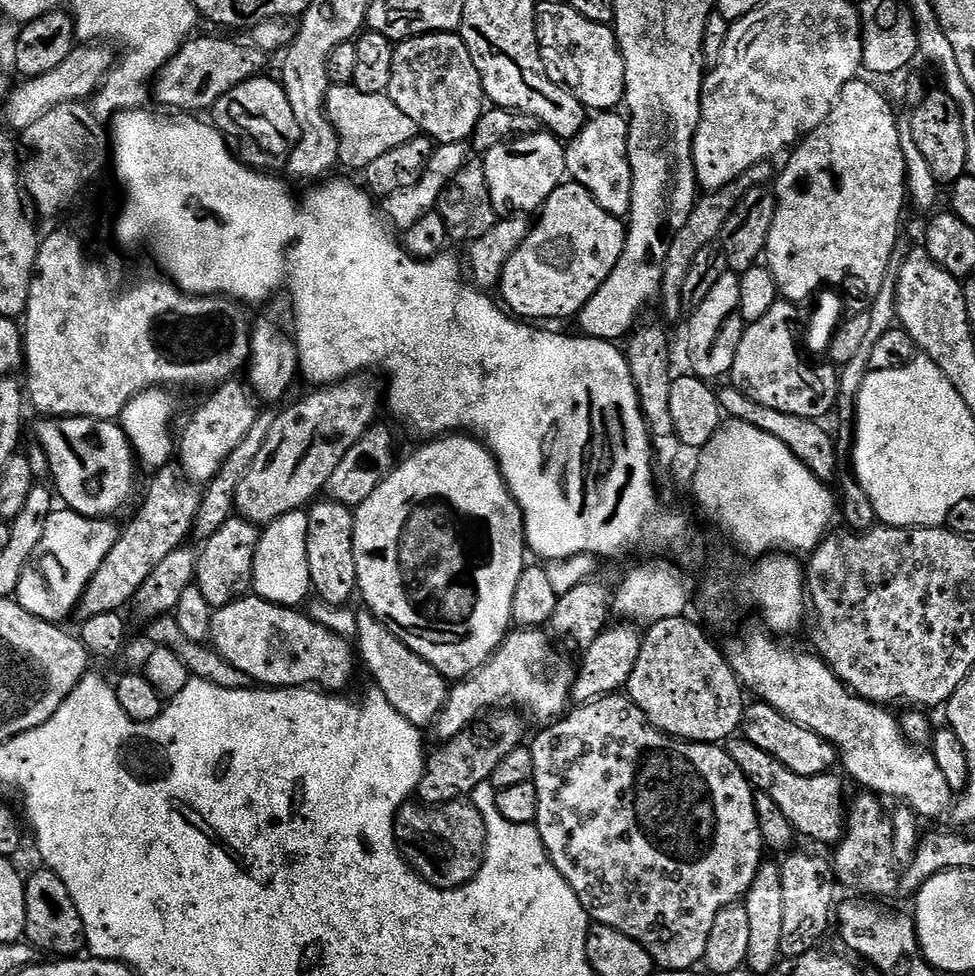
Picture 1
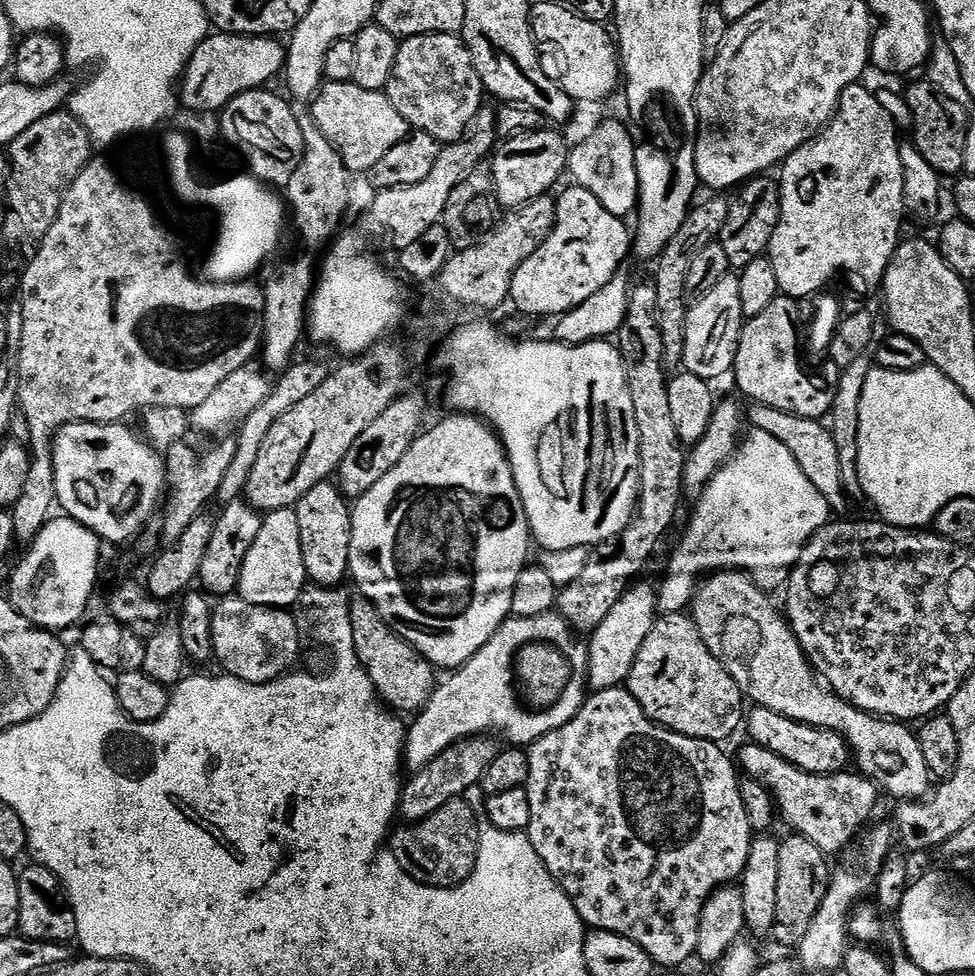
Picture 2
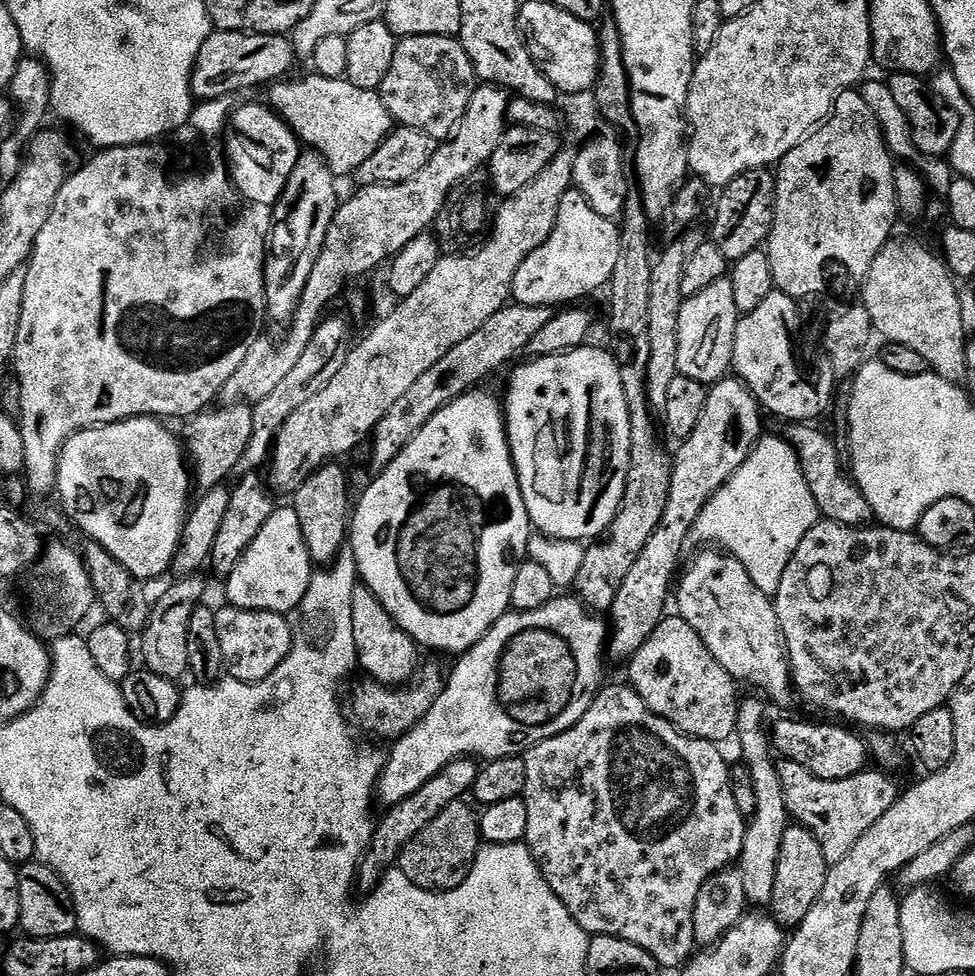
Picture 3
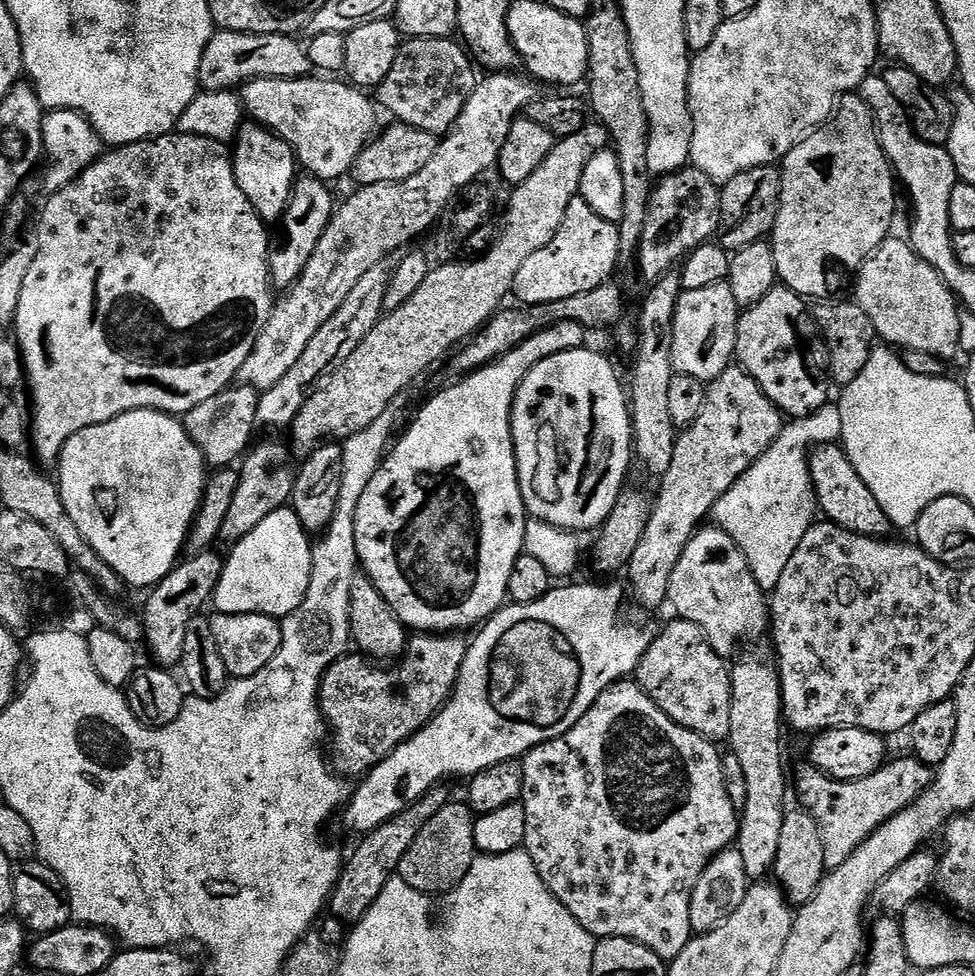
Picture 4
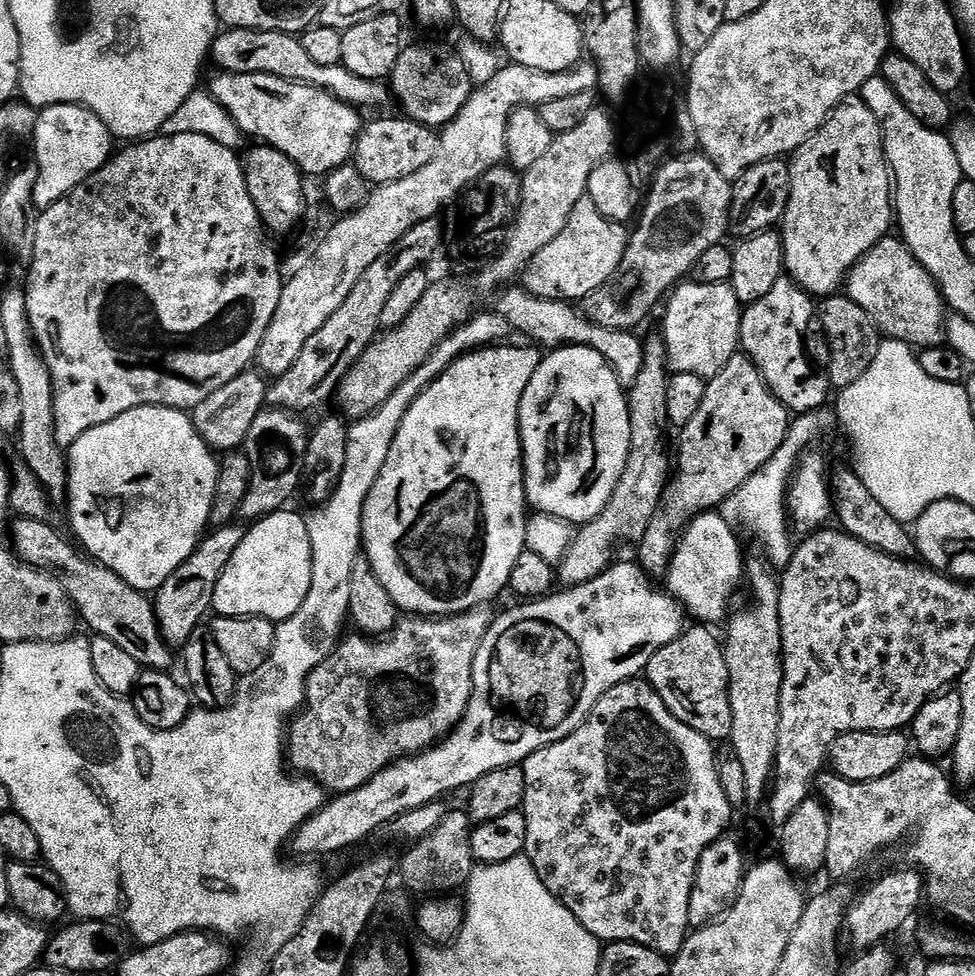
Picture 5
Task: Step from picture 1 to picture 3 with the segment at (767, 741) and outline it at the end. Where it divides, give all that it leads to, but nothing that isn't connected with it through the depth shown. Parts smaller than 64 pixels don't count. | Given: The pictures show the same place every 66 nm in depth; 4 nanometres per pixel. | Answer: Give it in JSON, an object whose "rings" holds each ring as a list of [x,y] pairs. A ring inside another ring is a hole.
{"rings":[[[780,720],[776,724],[775,721],[770,728],[775,755],[790,762],[798,762],[798,766],[806,766],[806,770],[810,770],[818,778],[827,780],[845,780],[865,771],[870,764],[865,737],[860,737],[859,731],[843,723],[832,723],[836,724],[811,724],[808,720]]]}

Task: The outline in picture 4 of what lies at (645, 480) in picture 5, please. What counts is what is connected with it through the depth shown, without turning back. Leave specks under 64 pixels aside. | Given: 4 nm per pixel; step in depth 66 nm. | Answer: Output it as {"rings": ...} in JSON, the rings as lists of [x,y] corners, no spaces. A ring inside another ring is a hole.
{"rings":[[[679,275],[661,276],[651,285],[652,290],[644,302],[640,312],[638,335],[640,346],[635,353],[636,369],[632,372],[632,388],[630,384],[630,411],[632,414],[632,439],[634,441],[634,456],[640,464],[655,478],[663,478],[670,470],[670,462],[674,462],[674,446],[678,439],[678,429],[674,426],[674,418],[670,418],[670,382],[674,375],[672,366],[672,343],[674,342],[674,314],[681,294]]]}

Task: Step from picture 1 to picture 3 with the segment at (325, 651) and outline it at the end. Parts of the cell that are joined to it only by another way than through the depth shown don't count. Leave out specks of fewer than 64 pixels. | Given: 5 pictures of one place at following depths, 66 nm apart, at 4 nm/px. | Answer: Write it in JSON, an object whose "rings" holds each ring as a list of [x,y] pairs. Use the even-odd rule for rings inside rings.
{"rings":[[[231,606],[221,607],[216,614],[218,643],[222,645],[222,658],[227,675],[247,684],[262,682],[278,670],[292,649],[292,625],[281,613],[259,612]]]}

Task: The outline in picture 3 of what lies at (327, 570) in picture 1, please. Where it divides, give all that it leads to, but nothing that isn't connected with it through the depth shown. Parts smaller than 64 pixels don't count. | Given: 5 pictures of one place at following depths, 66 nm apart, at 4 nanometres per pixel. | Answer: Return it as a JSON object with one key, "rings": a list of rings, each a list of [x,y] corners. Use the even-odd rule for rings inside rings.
{"rings":[[[329,462],[310,474],[306,482],[294,493],[294,507],[298,514],[298,526],[302,526],[302,538],[306,542],[308,557],[313,565],[331,566],[350,540],[350,500],[348,504],[348,476],[343,463]]]}

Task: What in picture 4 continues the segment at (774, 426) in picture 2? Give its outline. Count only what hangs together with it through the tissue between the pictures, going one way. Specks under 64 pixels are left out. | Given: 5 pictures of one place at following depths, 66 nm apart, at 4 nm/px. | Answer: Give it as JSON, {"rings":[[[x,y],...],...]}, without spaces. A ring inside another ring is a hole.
{"rings":[[[839,443],[821,444],[811,453],[808,469],[812,475],[812,488],[816,492],[816,506],[823,519],[836,524],[842,530],[850,530],[854,534],[862,534],[866,538],[882,540],[893,535],[892,520],[886,518],[886,510],[878,506],[878,498],[862,482],[858,470],[854,470],[854,462],[844,453]]]}

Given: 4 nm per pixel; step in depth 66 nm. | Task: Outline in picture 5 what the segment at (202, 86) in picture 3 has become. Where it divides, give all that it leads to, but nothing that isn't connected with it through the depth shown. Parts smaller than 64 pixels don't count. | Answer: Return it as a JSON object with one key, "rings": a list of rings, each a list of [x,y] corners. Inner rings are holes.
{"rings":[[[229,28],[221,31],[219,35],[217,35],[216,41],[212,44],[210,60],[211,63],[216,63],[217,65],[215,67],[222,72],[233,72],[239,76],[242,74],[270,74],[271,76],[277,76],[280,80],[292,80],[295,84],[309,84],[315,88],[321,88],[323,92],[329,92],[334,98],[338,98],[342,102],[352,105],[352,107],[357,110],[365,110],[364,108],[380,108],[387,102],[387,100],[390,100],[390,88],[387,83],[378,80],[371,80],[370,78],[358,78],[358,74],[350,74],[350,70],[346,70],[343,64],[339,64],[338,66],[318,66],[318,62],[314,62],[308,57],[306,49],[303,48],[300,39],[287,32],[259,32],[258,30],[250,30],[249,28]]]}

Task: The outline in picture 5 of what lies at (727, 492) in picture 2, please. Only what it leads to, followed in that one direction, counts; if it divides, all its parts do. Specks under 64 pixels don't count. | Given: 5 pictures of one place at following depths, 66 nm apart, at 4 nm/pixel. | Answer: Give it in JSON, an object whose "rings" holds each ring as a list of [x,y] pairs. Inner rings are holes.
{"rings":[[[827,407],[797,415],[789,423],[786,438],[782,442],[782,446],[778,446],[774,458],[770,458],[770,462],[766,462],[766,466],[762,466],[722,505],[722,515],[729,524],[733,526],[748,524],[749,530],[756,535],[757,542],[764,547],[765,554],[763,553],[763,555],[773,569],[783,570],[792,561],[794,551],[794,536],[790,531],[786,507],[786,493],[789,484],[792,483],[792,473],[795,472],[796,465],[799,464],[806,449],[815,445],[812,443],[823,432],[830,431],[832,427],[835,429],[837,424],[835,411],[829,410]]]}

